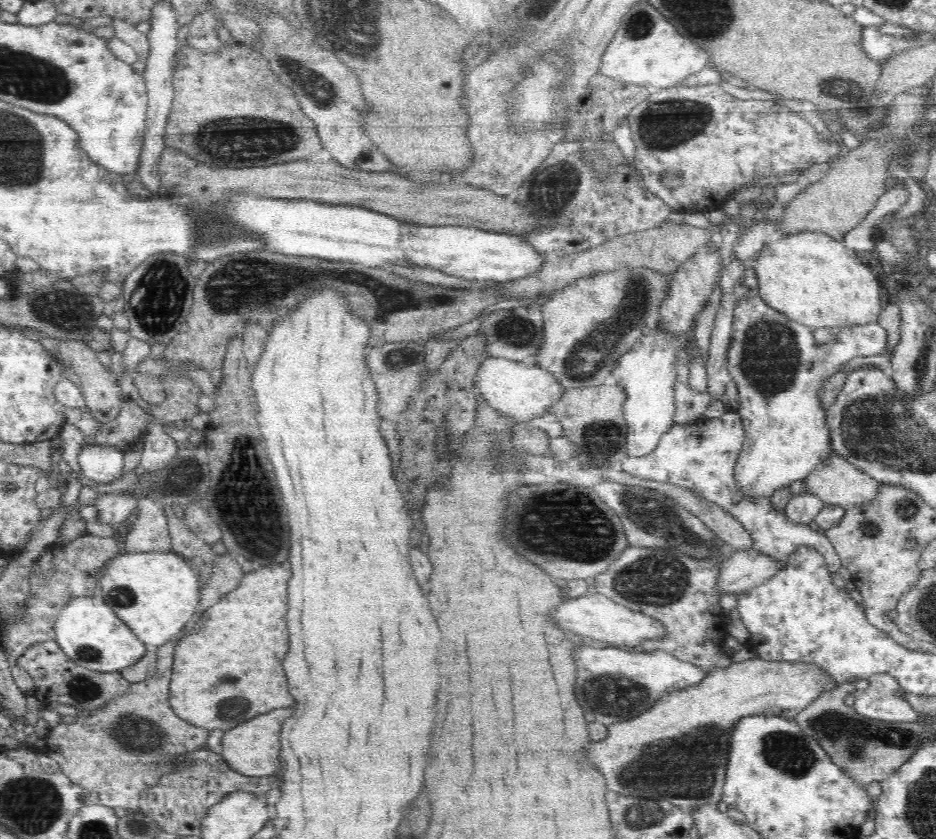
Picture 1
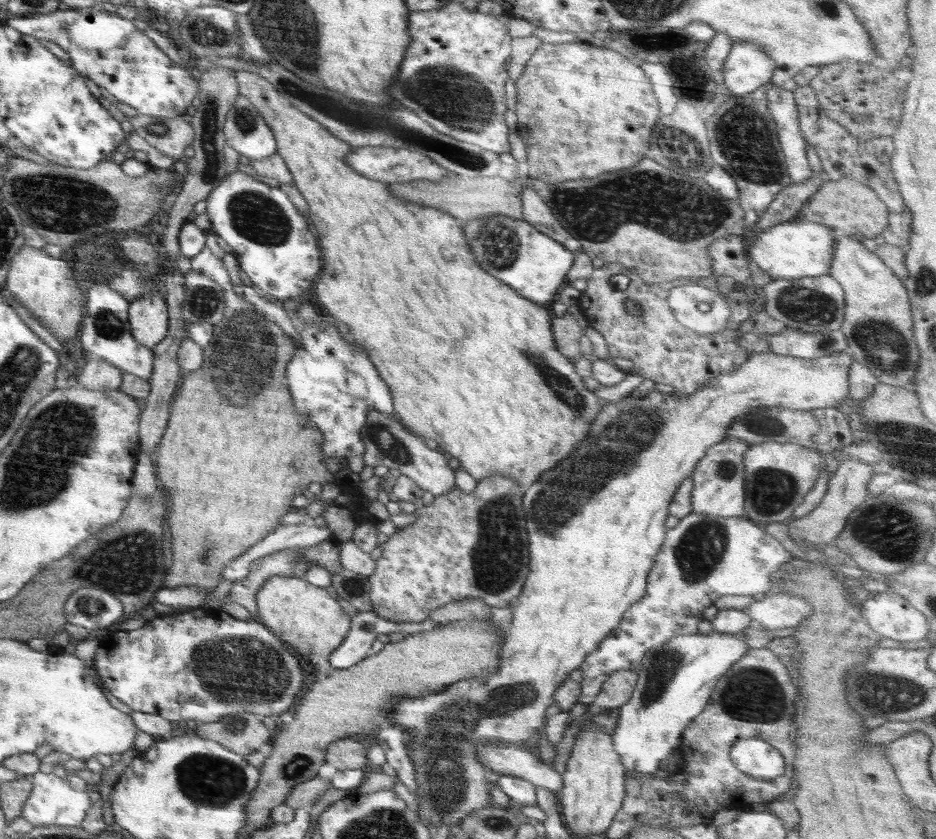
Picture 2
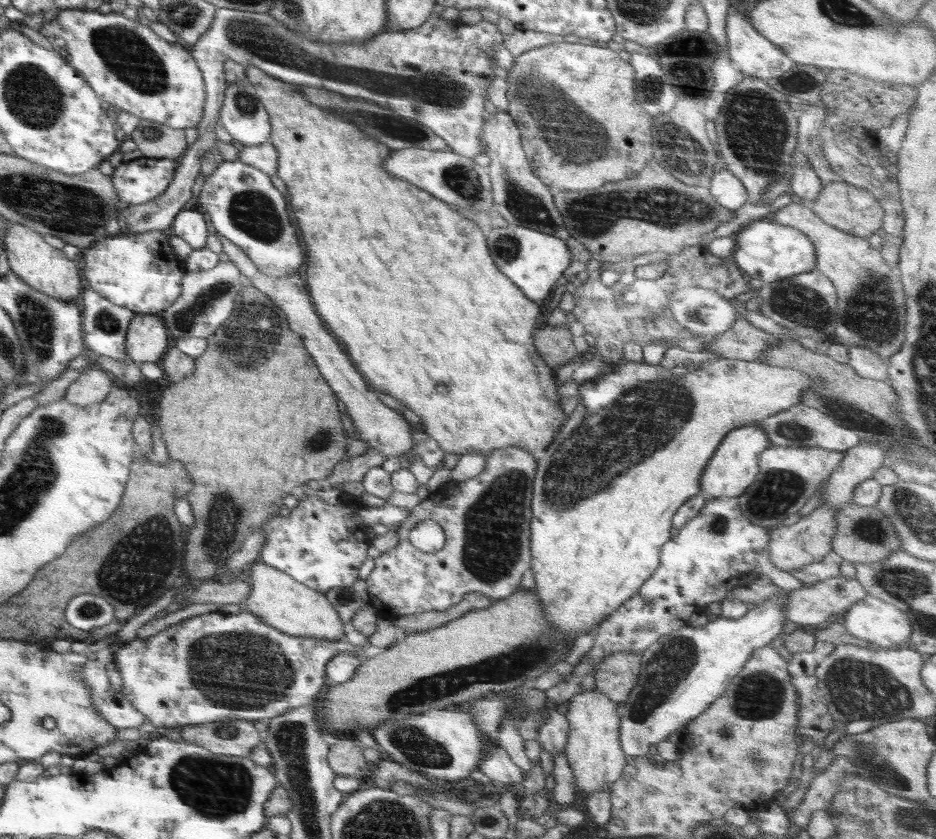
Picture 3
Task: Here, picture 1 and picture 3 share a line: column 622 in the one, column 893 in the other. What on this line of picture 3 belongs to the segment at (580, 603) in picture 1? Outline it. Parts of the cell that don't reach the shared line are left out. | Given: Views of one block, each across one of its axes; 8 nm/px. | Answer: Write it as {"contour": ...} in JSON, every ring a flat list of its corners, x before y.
{"contour":[[868,594,844,613,843,625,848,634,882,649,902,646,914,629,904,612]]}

